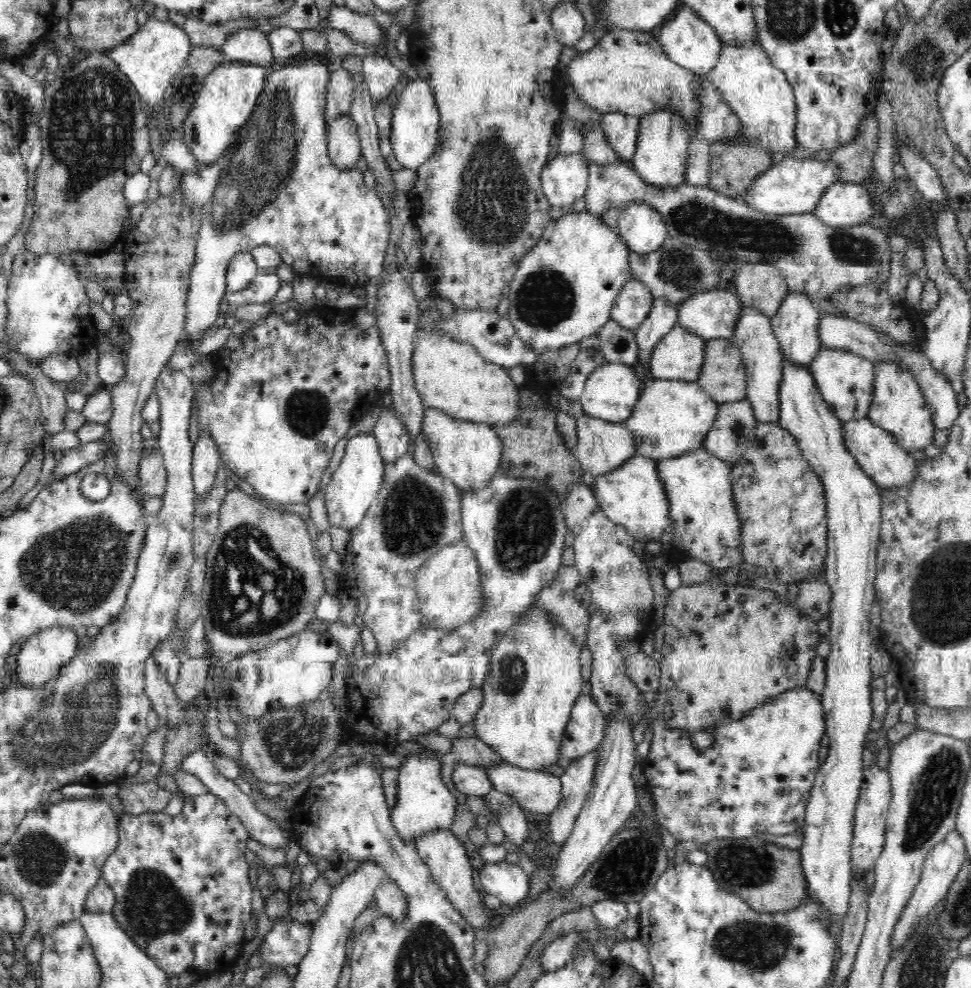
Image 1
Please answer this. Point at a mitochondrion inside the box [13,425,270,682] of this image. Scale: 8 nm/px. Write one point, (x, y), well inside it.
(78, 567)

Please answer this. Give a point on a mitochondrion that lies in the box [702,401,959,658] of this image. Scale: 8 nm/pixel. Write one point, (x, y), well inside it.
(738, 430)

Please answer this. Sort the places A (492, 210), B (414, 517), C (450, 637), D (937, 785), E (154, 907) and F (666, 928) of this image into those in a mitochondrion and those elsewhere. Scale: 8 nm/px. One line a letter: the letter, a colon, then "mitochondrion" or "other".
A: mitochondrion
B: mitochondrion
C: other
D: mitochondrion
E: mitochondrion
F: other

